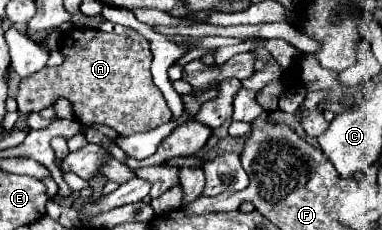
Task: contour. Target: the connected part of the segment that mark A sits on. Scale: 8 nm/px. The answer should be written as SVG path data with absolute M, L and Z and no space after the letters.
M73 27L71 31L63 31L59 39L59 51L63 53L63 63L59 67L45 67L19 83L17 91L17 103L21 113L29 111L41 111L47 107L53 107L57 99L67 99L73 107L75 119L83 125L107 125L111 127L119 137L127 137L133 133L149 131L153 127L159 127L167 121L171 121L171 111L163 99L163 93L157 89L157 85L151 79L151 51L149 42L143 37L138 38L117 35L99 31L99 29L81 29Z

